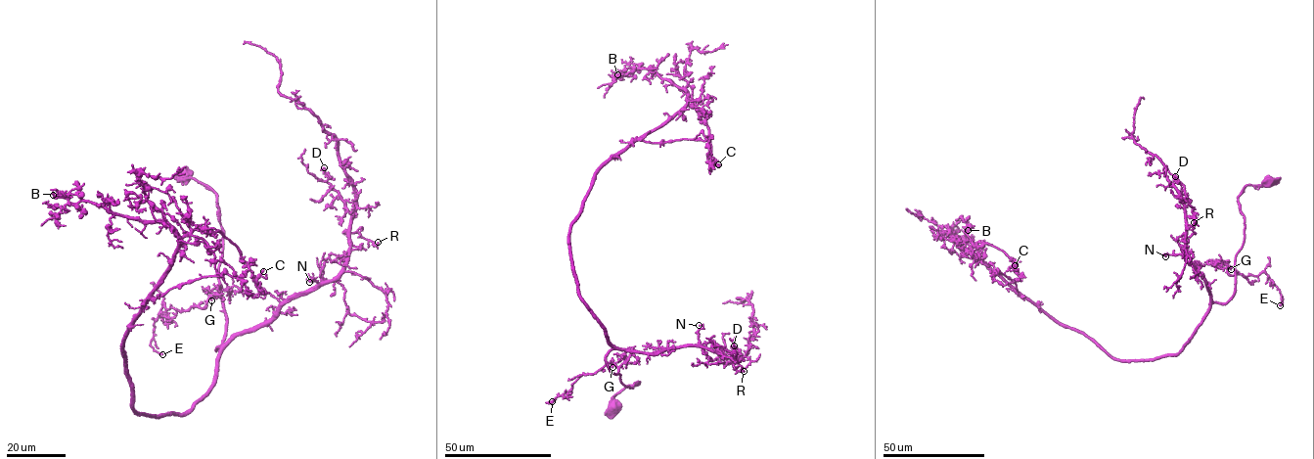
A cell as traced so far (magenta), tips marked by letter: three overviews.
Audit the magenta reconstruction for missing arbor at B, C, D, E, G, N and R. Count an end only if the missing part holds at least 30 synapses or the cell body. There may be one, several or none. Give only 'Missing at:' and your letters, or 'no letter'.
Missing at: no letter

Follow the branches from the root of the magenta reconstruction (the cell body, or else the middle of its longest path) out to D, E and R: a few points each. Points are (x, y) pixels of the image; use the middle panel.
D: (615, 405), (614, 396), (639, 382), (629, 387), (611, 373), (611, 349), (701, 346), (736, 359), (734, 345)
E: (615, 405), (614, 396), (639, 382), (622, 384), (610, 363), (546, 402), (552, 401)
R: (615, 405), (614, 396), (639, 382), (629, 387), (611, 373), (611, 349), (701, 346), (744, 371)

